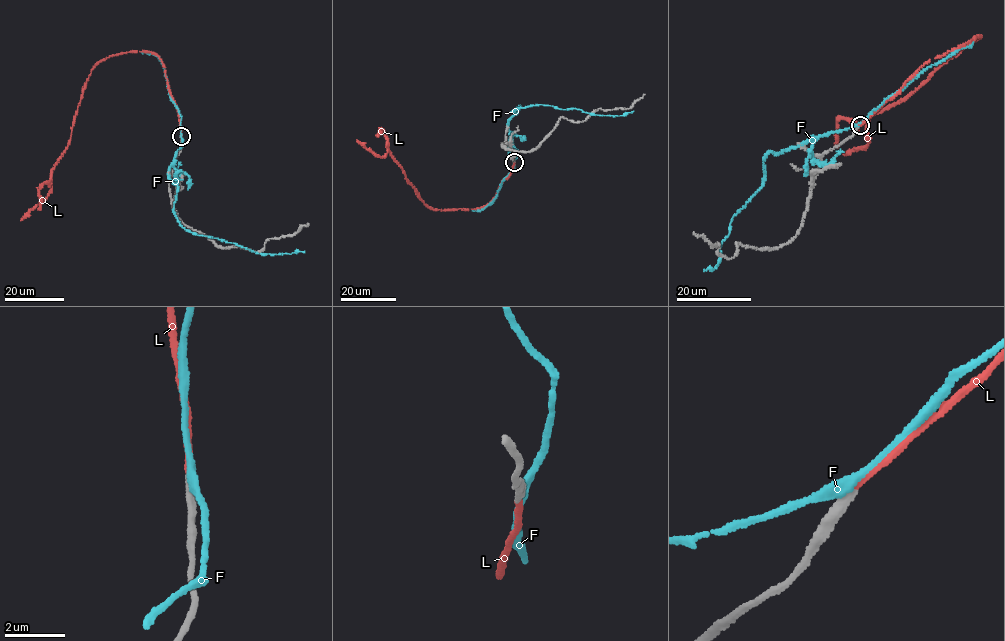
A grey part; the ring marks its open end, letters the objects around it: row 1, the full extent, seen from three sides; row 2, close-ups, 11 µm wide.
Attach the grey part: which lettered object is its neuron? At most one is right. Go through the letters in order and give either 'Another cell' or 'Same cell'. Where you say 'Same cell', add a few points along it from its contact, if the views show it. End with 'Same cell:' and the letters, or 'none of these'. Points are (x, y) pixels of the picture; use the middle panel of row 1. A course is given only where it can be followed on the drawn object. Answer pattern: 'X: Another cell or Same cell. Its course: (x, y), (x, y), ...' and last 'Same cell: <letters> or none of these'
F: Another cell
L: Same cell. Its course: (514, 161), (491, 201), (473, 209), (438, 210), (423, 202), (388, 150), (381, 157), (357, 140)
Same cell: L

